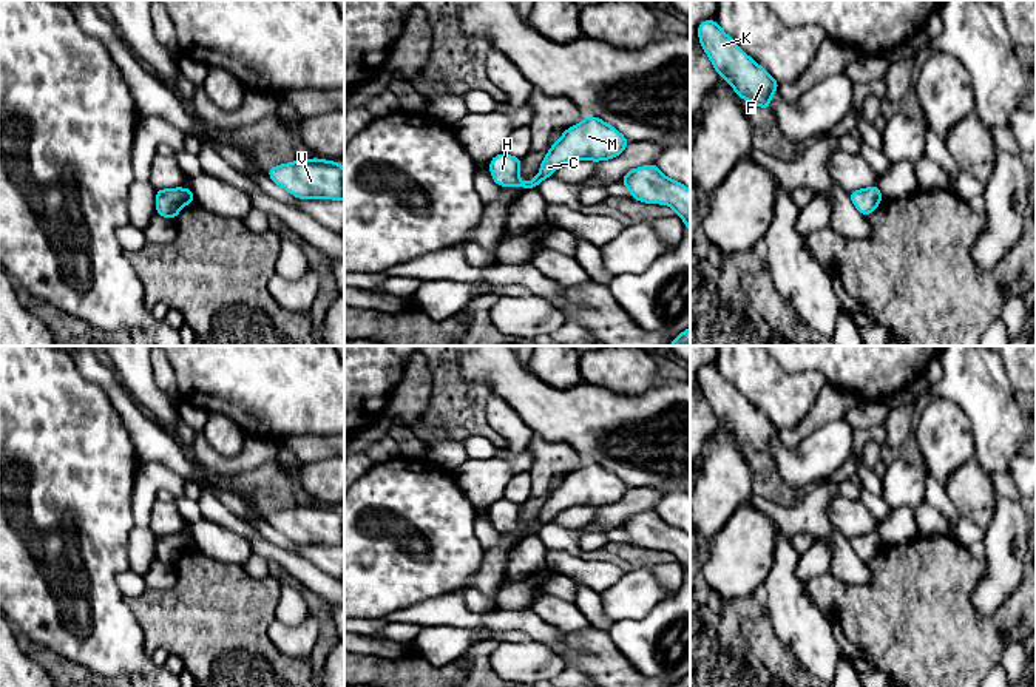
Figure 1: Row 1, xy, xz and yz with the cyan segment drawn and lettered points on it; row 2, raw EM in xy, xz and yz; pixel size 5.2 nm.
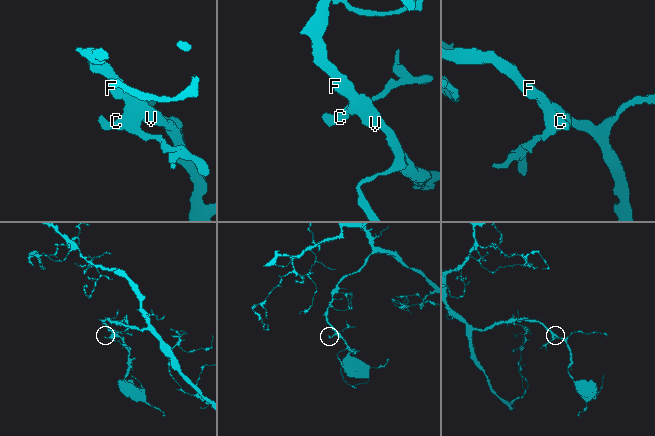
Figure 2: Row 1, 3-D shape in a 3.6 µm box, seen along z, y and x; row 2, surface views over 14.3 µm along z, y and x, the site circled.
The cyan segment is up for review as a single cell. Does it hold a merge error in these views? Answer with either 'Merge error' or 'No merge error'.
No merge error

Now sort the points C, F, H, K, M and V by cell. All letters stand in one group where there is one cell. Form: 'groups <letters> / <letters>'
groups C F H K M V

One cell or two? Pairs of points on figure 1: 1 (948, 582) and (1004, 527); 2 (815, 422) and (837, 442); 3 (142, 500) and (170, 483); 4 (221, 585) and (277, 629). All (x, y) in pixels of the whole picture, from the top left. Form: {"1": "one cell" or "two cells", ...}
{"1": "two cells", "2": "two cells", "3": "one cell", "4": "two cells"}

